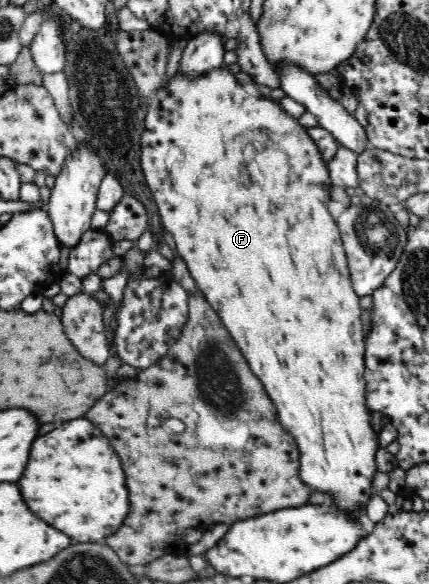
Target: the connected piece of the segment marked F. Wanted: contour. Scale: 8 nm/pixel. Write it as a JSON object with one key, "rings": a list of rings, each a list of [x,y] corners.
{"rings":[[[226,65],[221,67],[216,67],[212,71],[206,71],[204,75],[198,75],[198,77],[186,77],[183,73],[178,72],[169,80],[168,84],[165,87],[160,87],[160,89],[154,92],[154,95],[148,101],[147,104],[147,114],[145,118],[144,132],[142,132],[141,137],[141,147],[140,147],[140,165],[142,172],[144,172],[144,177],[146,178],[146,184],[148,188],[152,191],[154,196],[154,201],[159,209],[159,214],[163,223],[163,227],[171,234],[176,242],[176,250],[178,250],[178,256],[186,263],[190,275],[193,277],[198,291],[206,298],[206,301],[215,309],[217,314],[220,316],[224,327],[227,329],[231,338],[234,340],[234,343],[238,346],[238,349],[244,354],[250,369],[256,374],[256,377],[262,381],[264,385],[264,390],[266,394],[270,396],[273,406],[276,408],[277,418],[280,422],[280,425],[296,440],[298,451],[299,451],[299,470],[297,471],[297,477],[300,478],[300,481],[304,485],[307,485],[313,492],[324,493],[328,495],[329,499],[326,499],[326,503],[332,503],[341,511],[344,511],[347,514],[347,517],[361,517],[364,520],[367,520],[366,514],[363,515],[368,507],[368,501],[372,497],[374,491],[374,485],[372,485],[372,479],[374,479],[374,473],[378,473],[378,465],[376,464],[376,453],[380,451],[380,444],[378,444],[378,433],[372,428],[372,423],[370,418],[372,417],[372,411],[368,409],[366,401],[367,386],[366,380],[364,380],[364,349],[366,349],[366,337],[362,332],[362,310],[363,307],[360,303],[360,296],[354,291],[354,288],[351,284],[351,277],[349,274],[348,260],[346,258],[346,253],[344,252],[344,247],[341,241],[341,233],[337,222],[332,220],[330,212],[328,212],[328,203],[331,199],[330,194],[328,194],[331,188],[331,178],[329,175],[329,163],[322,159],[322,154],[320,150],[312,141],[312,138],[308,136],[308,131],[301,127],[297,119],[290,117],[288,113],[284,112],[280,108],[279,100],[274,100],[271,97],[262,97],[257,94],[249,94],[246,92],[246,89],[243,88],[242,83],[238,82],[234,77],[234,73],[229,72],[226,69]]]}

